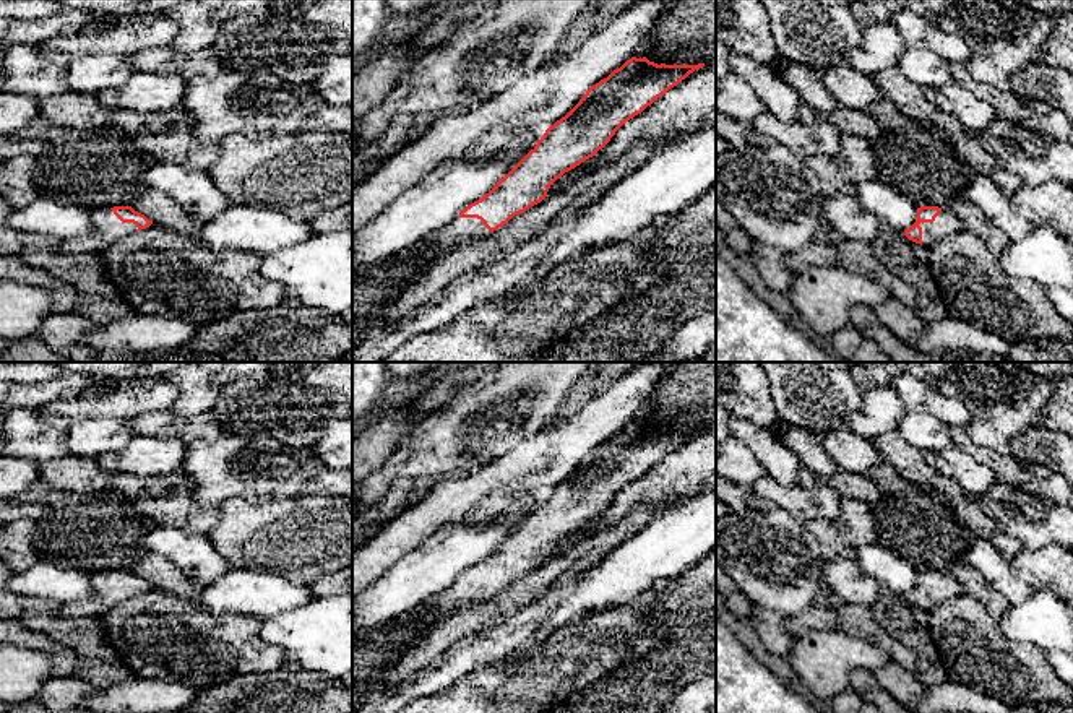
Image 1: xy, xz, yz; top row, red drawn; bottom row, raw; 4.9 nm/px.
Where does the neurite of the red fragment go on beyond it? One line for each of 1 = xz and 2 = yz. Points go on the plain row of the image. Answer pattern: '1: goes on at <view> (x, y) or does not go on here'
1: goes on at xz (461, 595)
2: goes on at yz (945, 588)

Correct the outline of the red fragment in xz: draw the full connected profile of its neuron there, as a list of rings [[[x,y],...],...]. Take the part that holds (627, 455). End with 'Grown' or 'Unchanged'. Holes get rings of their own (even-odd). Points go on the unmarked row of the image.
[[[646,421],[627,424],[550,489],[487,559],[466,570],[446,591],[425,601],[420,606],[422,619],[443,619],[480,604],[541,567],[557,542],[593,521],[625,486],[703,430],[657,429]]]. Grown

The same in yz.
[[[920,570],[917,572],[916,586],[904,594],[904,599],[916,607],[930,611],[961,594],[964,594],[964,588],[951,573]]]. Grown

